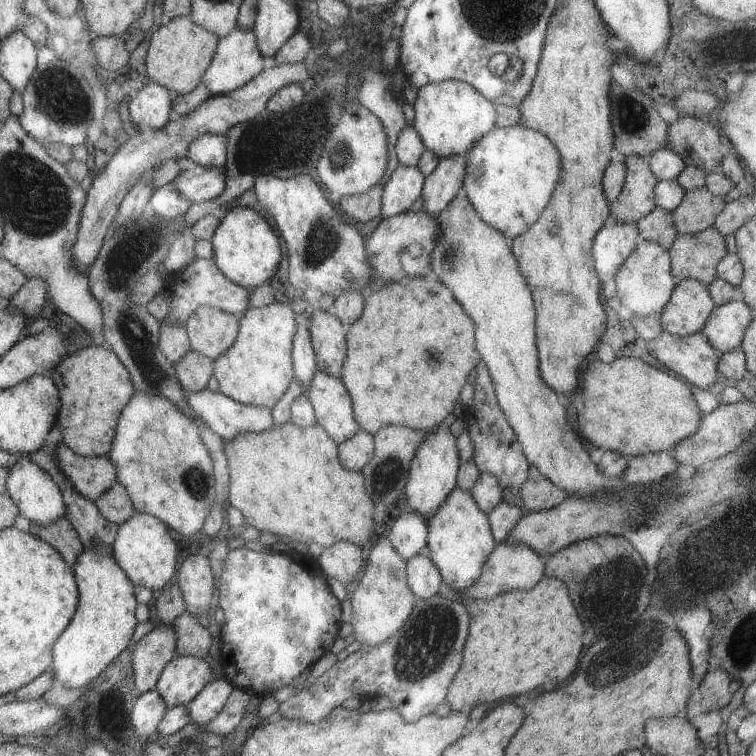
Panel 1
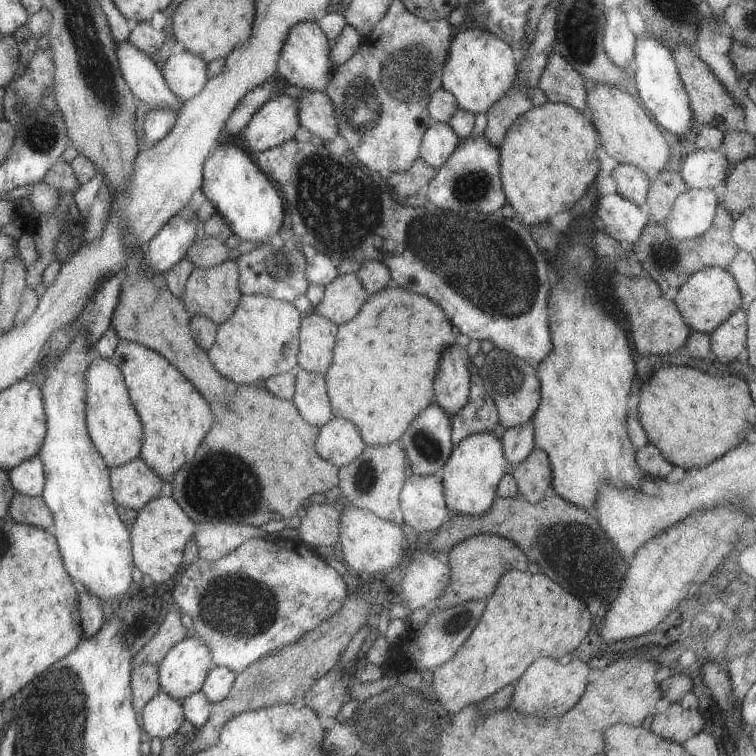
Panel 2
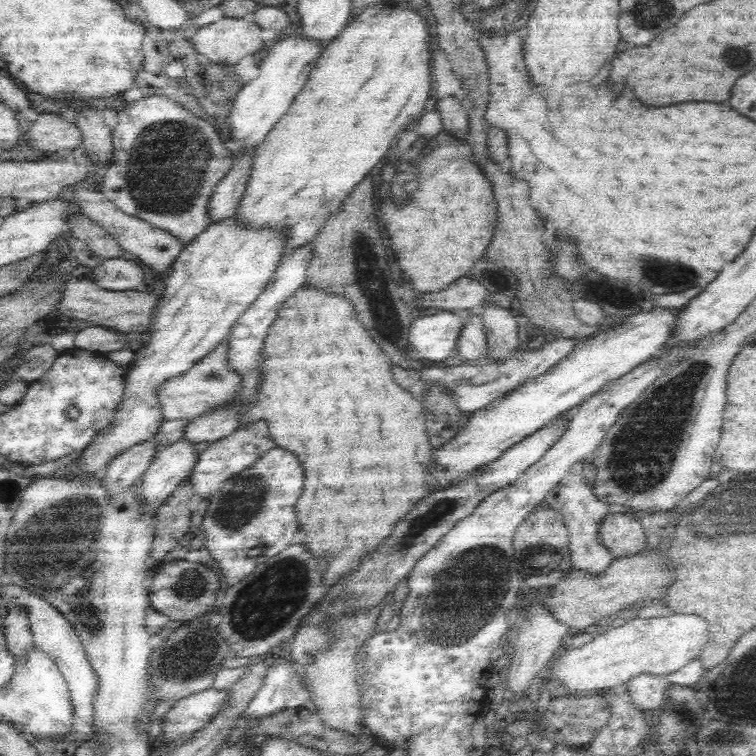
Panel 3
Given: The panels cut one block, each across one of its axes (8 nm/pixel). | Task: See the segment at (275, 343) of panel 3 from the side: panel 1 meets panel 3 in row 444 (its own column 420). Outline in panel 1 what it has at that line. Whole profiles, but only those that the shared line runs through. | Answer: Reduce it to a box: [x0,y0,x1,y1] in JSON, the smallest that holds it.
[339,276,481,434]

